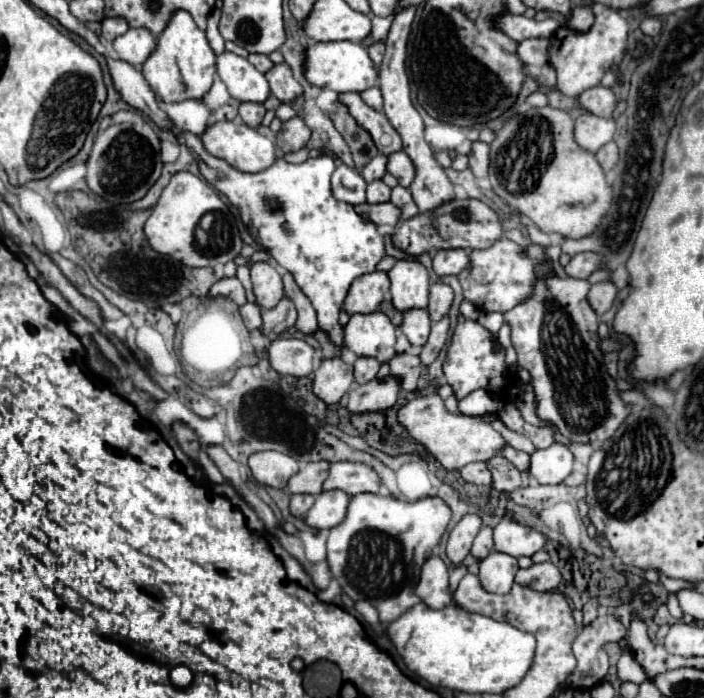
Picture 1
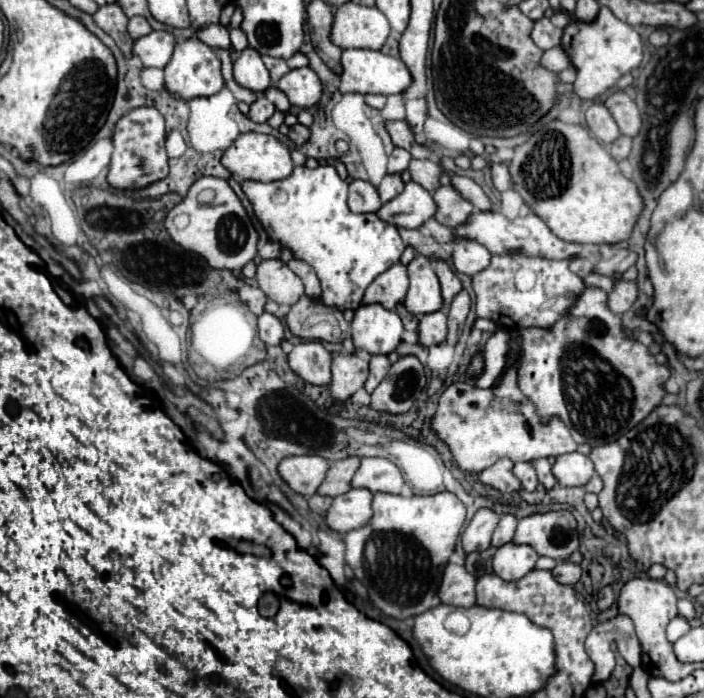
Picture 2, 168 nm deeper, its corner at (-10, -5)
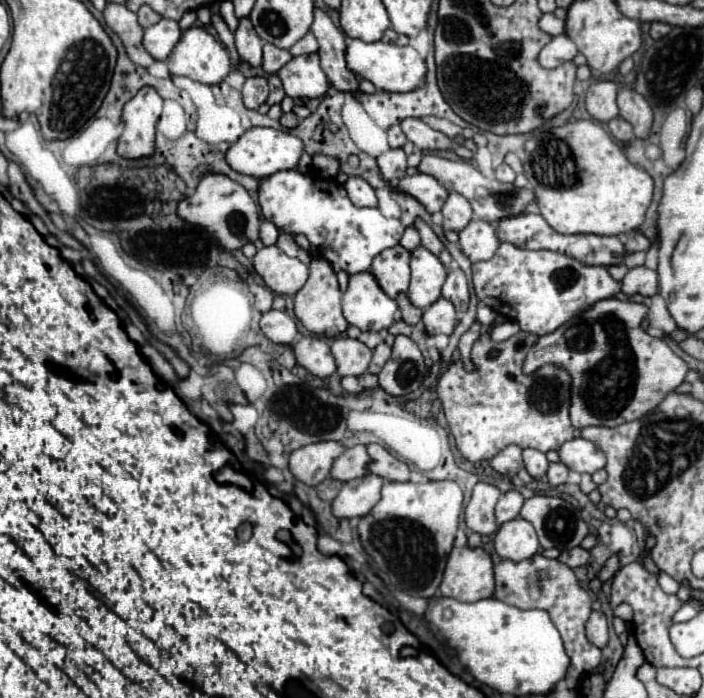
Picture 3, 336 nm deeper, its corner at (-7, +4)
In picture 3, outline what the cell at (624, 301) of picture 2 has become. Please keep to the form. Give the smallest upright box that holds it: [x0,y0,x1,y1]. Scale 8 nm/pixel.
[622,267,658,297]

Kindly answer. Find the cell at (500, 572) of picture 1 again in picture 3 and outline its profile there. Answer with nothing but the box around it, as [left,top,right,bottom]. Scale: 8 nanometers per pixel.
[494,519,538,561]

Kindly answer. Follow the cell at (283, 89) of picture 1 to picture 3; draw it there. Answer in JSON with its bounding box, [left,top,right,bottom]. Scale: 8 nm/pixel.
[278,53,328,99]

